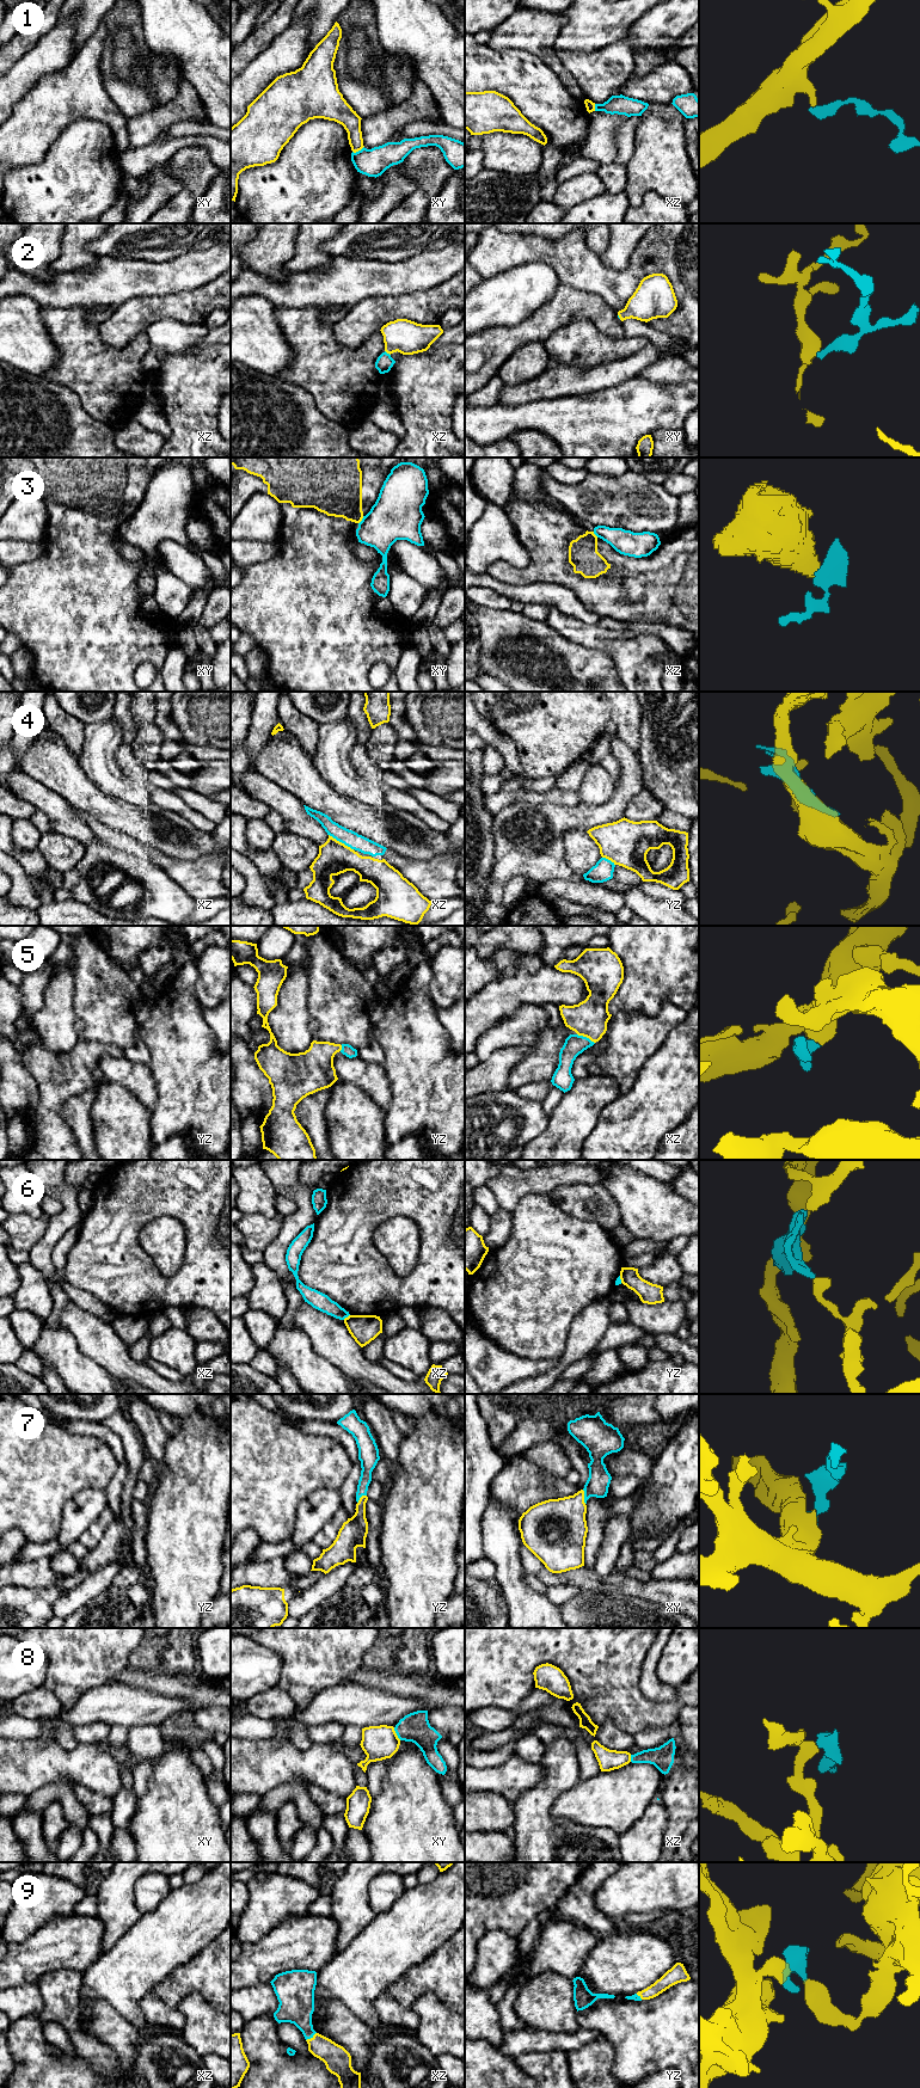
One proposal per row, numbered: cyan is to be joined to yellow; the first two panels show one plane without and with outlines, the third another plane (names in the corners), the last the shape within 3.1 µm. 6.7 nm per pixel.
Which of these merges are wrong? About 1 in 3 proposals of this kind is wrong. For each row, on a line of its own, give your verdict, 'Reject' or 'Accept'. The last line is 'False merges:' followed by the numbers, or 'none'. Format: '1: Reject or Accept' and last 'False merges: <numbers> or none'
1: Reject
2: Accept
3: Reject
4: Accept
5: Accept
6: Reject
7: Accept
8: Reject
9: Accept
False merges: 1, 3, 6, 8

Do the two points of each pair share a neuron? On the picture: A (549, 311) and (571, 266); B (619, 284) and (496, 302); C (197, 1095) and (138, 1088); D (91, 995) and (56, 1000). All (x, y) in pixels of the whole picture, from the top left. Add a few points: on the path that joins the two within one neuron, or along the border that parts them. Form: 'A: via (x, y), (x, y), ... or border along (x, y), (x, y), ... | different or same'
A: border along (560, 283), (589, 293) | different
B: border along (541, 262), (551, 266), (560, 283) | different
C: border along (148, 1063), (157, 1094), (157, 1101), (152, 1110) | different
D: border along (71, 972), (74, 1011), (84, 1024) | different

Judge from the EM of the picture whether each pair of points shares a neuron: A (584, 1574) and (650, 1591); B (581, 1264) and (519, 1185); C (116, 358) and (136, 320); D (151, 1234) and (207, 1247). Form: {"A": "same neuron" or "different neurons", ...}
{"A": "same neuron", "B": "different neurons", "C": "different neurons", "D": "different neurons"}

